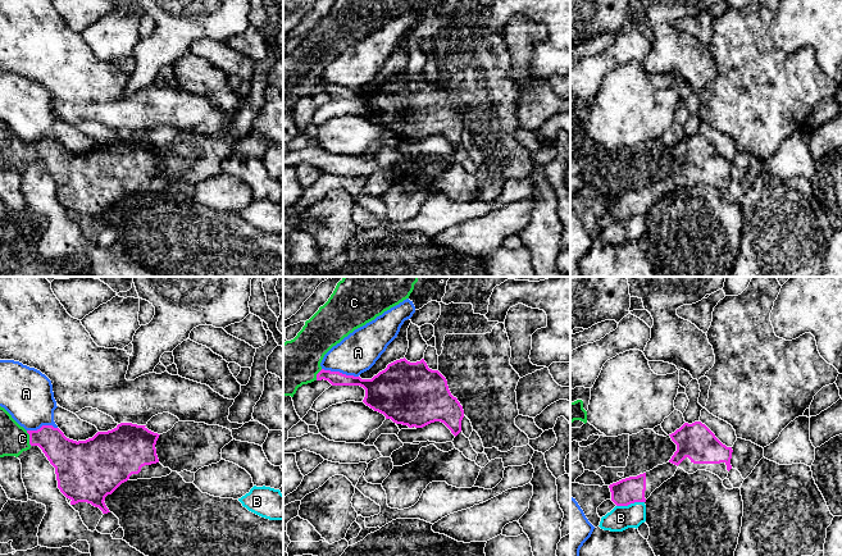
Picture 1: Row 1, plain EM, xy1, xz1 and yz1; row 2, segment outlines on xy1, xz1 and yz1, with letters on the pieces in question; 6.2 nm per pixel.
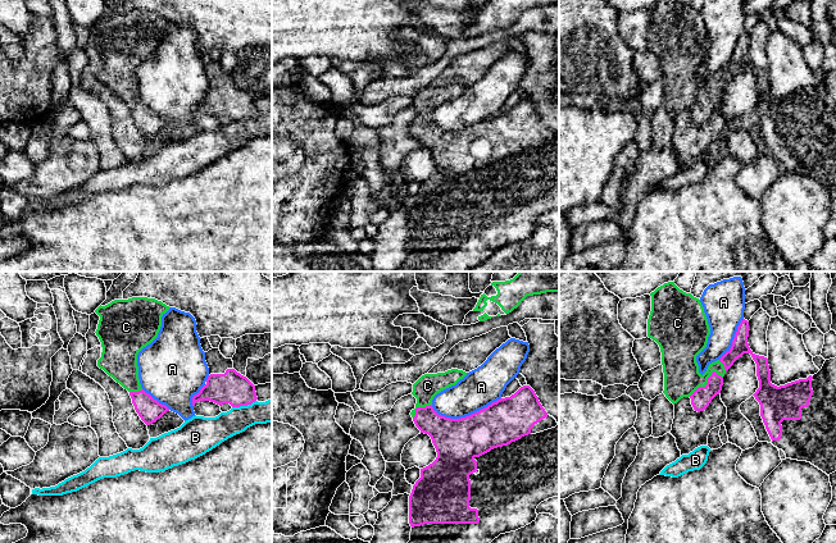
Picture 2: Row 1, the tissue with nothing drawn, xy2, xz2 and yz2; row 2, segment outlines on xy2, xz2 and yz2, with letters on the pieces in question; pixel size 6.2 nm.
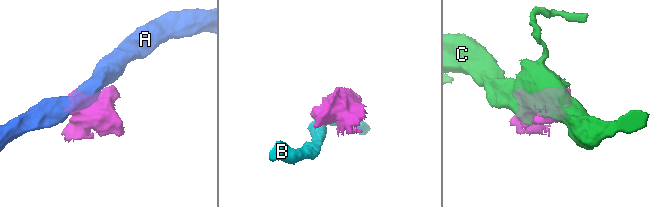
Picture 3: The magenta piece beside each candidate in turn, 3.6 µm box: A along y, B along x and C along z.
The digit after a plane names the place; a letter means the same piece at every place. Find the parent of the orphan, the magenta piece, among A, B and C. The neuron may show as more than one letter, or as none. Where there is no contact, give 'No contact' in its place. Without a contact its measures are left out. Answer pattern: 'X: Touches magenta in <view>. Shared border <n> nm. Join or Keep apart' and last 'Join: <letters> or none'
A: Touches magenta in xz2. Shared border 440 nm. Keep apart
B: Touches magenta in yz1. Shared border 180 nm. Keep apart
C: Touches magenta in yz2. Shared border 240 nm. Join
Join: C

